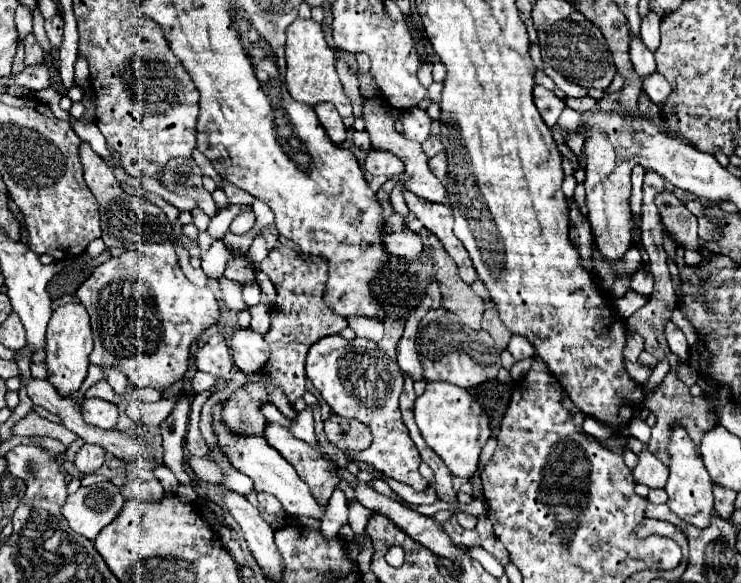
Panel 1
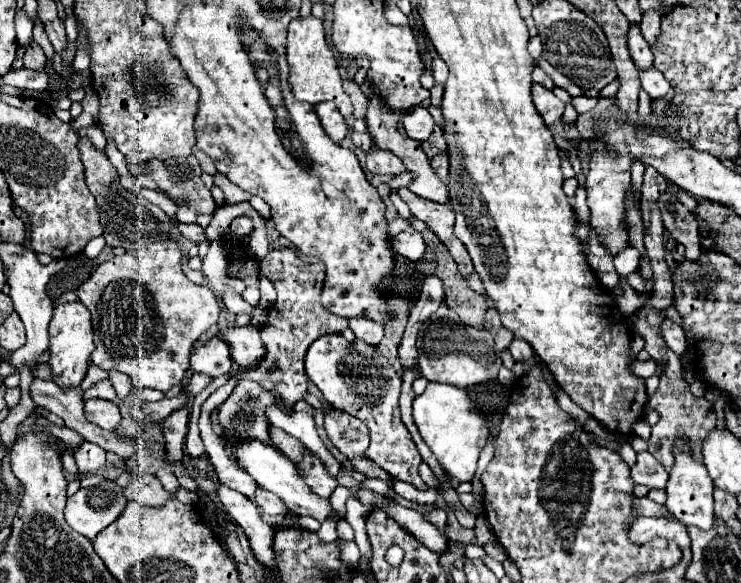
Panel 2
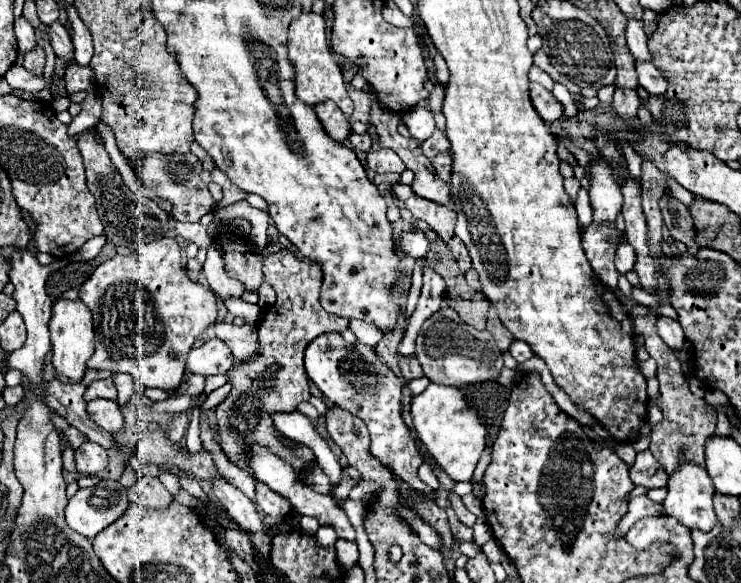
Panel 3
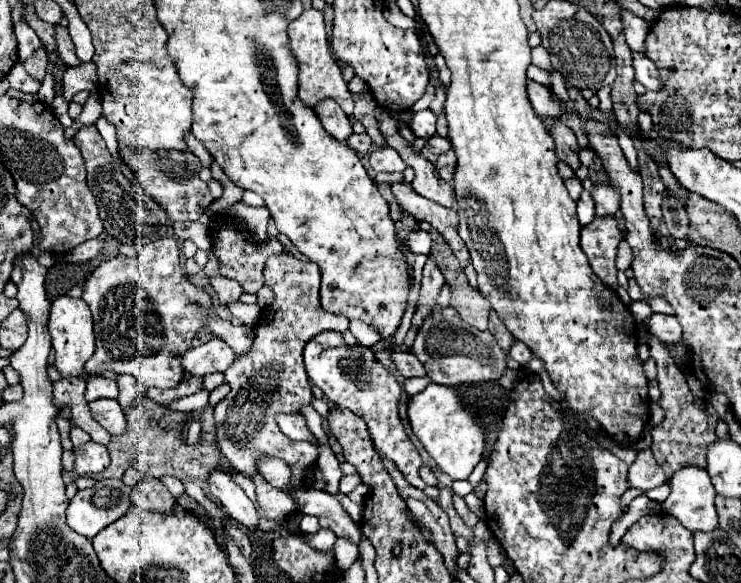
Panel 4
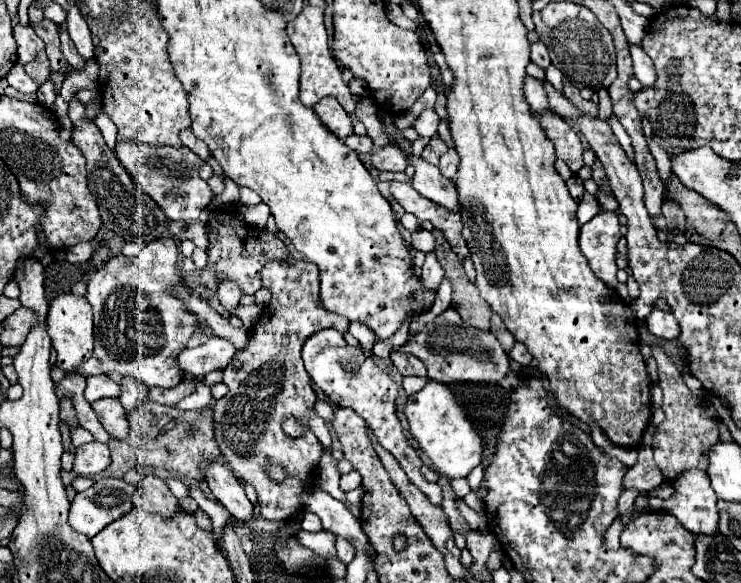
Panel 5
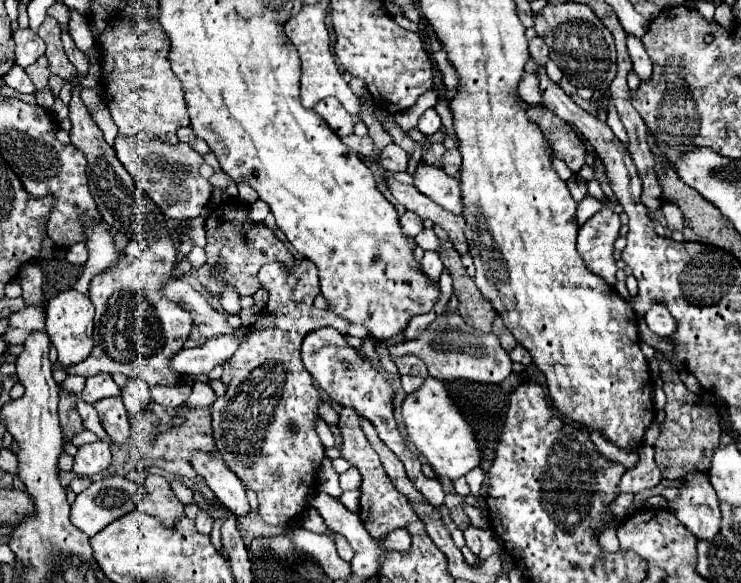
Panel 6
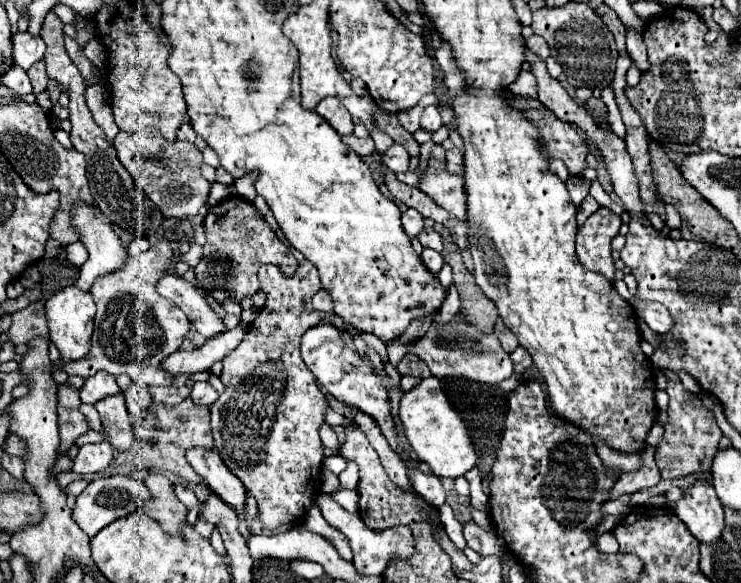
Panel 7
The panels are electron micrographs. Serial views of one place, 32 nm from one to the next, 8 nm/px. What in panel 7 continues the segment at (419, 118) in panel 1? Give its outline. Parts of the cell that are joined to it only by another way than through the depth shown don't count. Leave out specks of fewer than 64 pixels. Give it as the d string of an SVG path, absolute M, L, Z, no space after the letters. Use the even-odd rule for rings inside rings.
M436 104L428 106L428 108L422 112L420 124L422 124L424 130L430 130L430 132L436 132L436 130L442 126L442 116L440 116L440 110L438 110Z

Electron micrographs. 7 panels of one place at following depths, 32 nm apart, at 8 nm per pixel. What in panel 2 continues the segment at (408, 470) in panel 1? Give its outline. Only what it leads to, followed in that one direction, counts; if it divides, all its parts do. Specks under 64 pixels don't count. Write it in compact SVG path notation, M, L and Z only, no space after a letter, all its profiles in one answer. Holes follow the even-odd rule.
M326 334L314 340L306 352L306 374L318 386L322 396L338 410L348 412L356 418L362 418L372 430L372 444L366 450L366 456L384 468L392 478L412 484L416 490L428 490L428 486L418 476L418 466L422 456L400 420L400 386L402 378L388 364L388 360L378 354L374 346L364 344L364 358L344 358L350 344L342 334Z

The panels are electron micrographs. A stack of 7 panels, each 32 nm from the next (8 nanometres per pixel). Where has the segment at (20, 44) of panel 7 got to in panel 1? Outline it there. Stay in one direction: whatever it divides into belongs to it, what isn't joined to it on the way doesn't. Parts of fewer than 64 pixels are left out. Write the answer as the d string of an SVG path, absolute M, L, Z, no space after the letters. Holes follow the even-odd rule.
M24 6L16 8L16 28L18 28L20 40L24 40L32 32L32 14Z

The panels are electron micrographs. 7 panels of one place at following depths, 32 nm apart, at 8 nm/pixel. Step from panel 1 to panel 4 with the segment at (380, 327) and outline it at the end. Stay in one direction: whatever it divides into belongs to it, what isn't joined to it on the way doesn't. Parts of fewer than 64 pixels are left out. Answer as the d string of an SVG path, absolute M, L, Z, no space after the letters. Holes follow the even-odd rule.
M350 320L350 332L356 336L358 344L376 344L380 340L380 334L360 320Z

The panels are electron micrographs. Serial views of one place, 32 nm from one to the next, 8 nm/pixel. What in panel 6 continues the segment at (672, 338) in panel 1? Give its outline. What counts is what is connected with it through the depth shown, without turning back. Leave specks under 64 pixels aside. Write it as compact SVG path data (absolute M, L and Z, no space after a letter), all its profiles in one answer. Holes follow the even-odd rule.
M654 302L646 312L644 312L644 322L648 324L648 328L658 334L658 336L672 336L674 328L676 328L676 322L672 320L672 314L668 312L668 308L664 308L664 304L658 304Z

